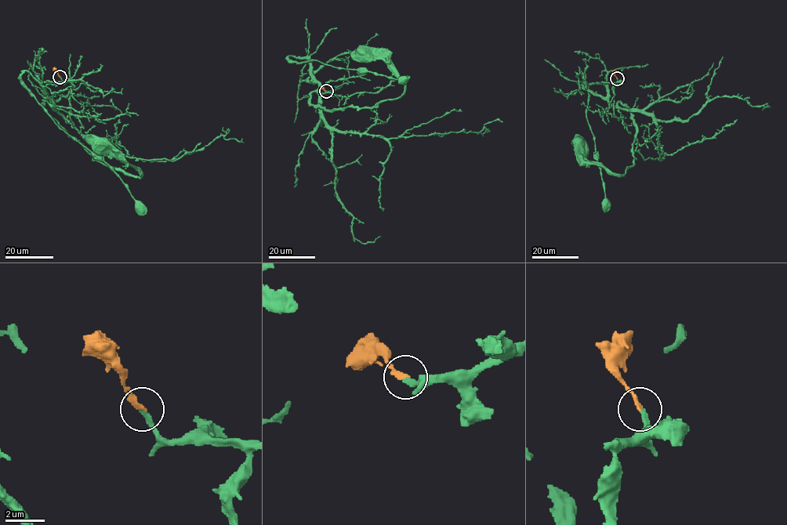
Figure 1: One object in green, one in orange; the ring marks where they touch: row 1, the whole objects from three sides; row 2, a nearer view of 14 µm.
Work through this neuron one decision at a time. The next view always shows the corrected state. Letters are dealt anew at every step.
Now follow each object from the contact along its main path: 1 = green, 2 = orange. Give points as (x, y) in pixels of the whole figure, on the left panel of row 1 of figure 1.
1: (60, 77), (73, 82), (72, 96), (84, 110), (45, 100), (44, 109), (96, 158), (142, 175), (99, 145)
2: (60, 77), (54, 66)

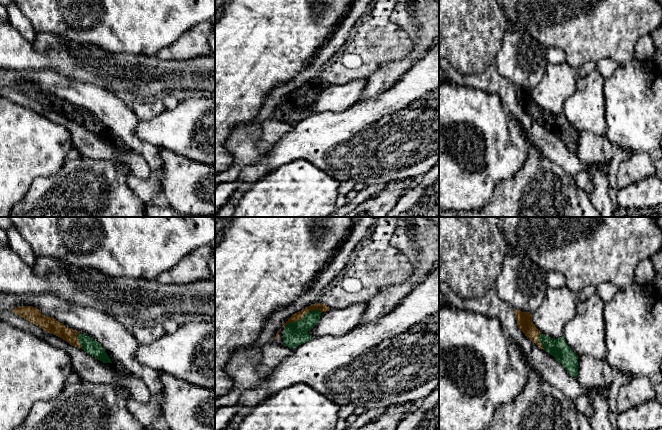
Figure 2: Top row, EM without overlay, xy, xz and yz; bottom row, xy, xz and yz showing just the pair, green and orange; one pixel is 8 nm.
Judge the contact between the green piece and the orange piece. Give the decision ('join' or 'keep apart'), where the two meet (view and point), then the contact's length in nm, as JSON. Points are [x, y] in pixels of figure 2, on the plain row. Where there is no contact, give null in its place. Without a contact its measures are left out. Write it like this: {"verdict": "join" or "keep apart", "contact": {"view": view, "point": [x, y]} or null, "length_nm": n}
{"verdict": "join", "contact": {"view": "xz", "point": [303, 93]}, "length_nm": 340}

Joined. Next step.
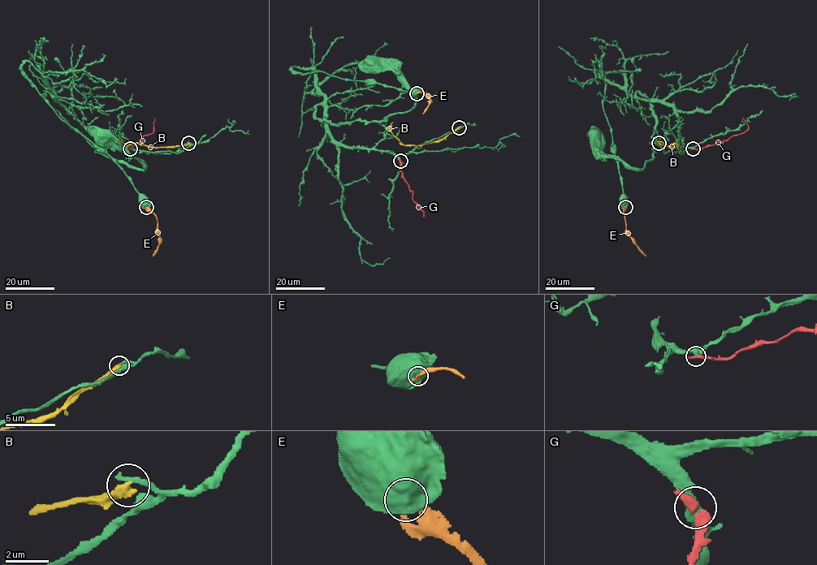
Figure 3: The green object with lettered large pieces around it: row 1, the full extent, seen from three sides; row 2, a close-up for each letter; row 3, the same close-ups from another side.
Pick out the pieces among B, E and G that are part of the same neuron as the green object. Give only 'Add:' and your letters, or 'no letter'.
Add: no letter

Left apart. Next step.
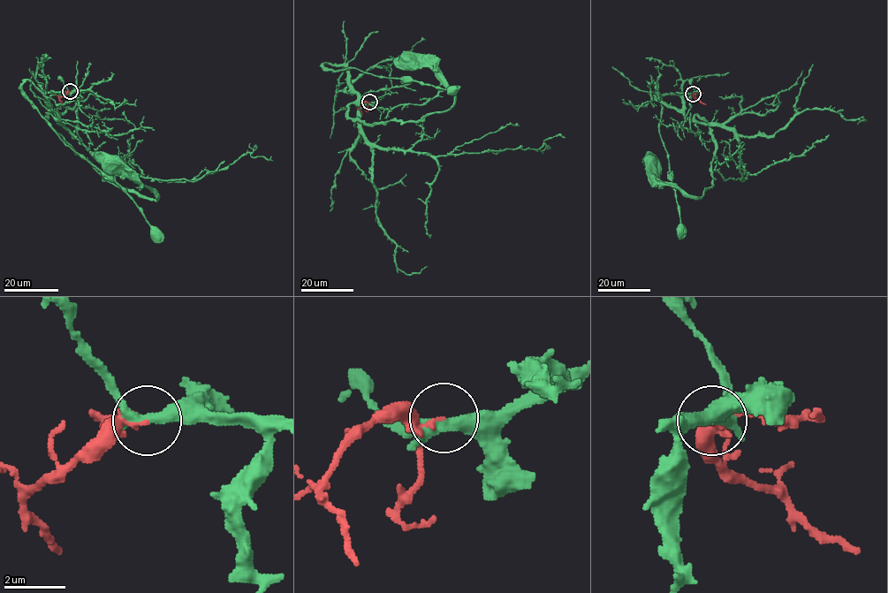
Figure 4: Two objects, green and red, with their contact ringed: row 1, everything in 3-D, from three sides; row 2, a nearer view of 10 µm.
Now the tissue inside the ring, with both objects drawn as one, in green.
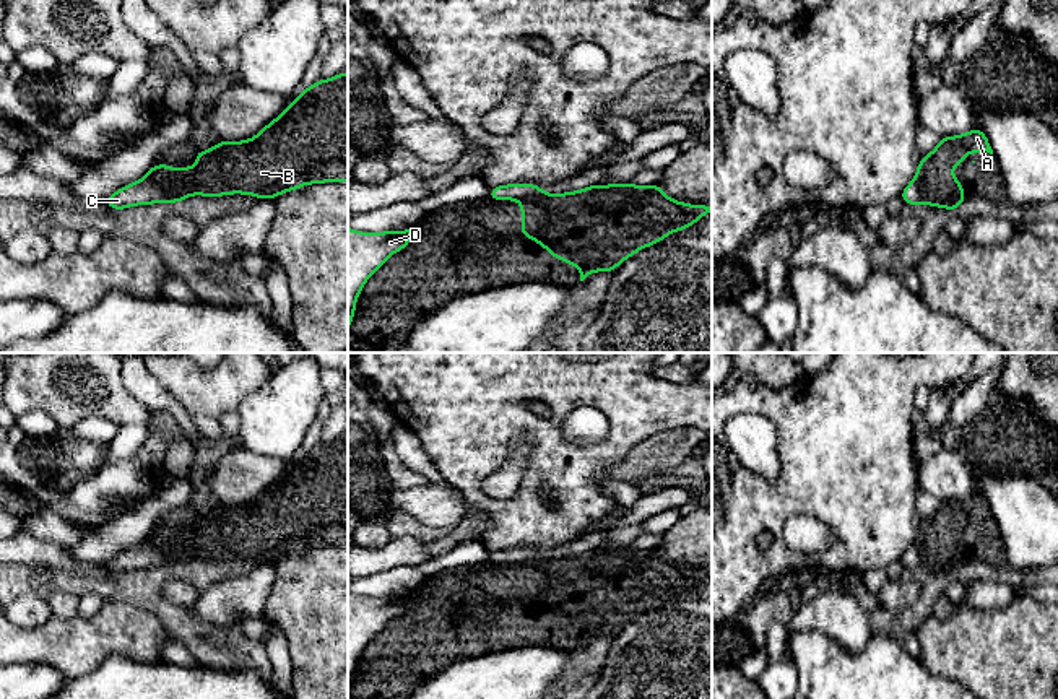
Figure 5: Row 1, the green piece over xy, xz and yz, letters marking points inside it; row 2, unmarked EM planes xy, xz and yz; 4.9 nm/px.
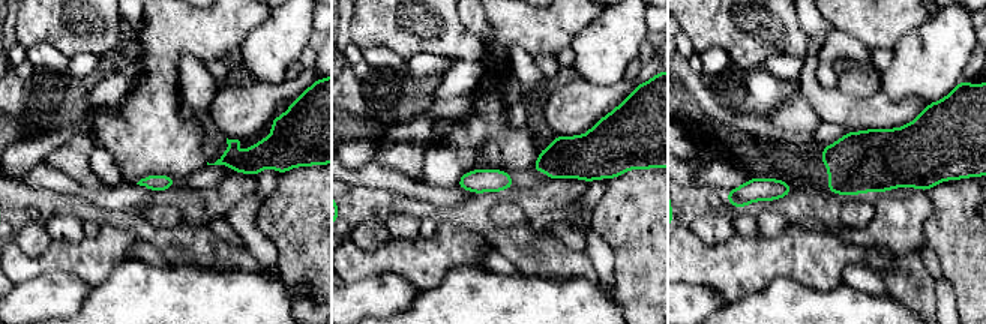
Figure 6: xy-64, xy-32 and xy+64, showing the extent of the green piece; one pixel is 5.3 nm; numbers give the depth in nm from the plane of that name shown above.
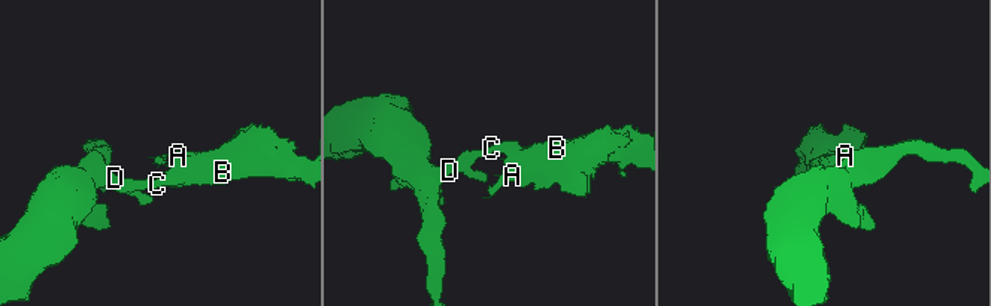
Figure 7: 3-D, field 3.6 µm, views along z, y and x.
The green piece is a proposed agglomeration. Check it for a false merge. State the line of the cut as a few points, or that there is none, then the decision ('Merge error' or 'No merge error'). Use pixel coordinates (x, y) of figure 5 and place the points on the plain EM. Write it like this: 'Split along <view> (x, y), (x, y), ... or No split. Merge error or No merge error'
Split along xy (147, 540), (173, 566). Merge error

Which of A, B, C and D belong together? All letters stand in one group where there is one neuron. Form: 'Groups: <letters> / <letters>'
Groups: A B / C D

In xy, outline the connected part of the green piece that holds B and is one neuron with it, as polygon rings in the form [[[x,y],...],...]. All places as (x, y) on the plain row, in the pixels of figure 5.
[[[348,437],[319,444],[302,457],[260,497],[245,506],[221,504],[210,515],[197,514],[197,528],[176,535],[154,528],[146,541],[154,543],[171,561],[221,561],[229,558],[276,562],[307,548],[348,546]]]

